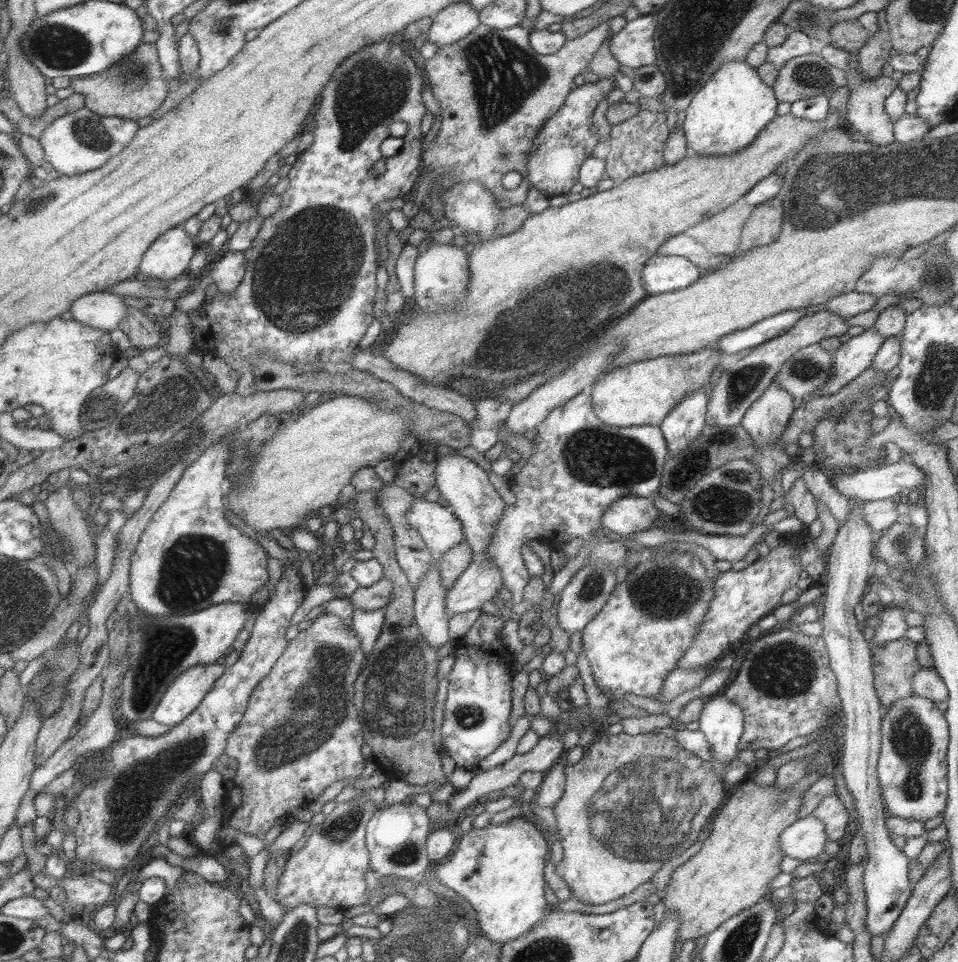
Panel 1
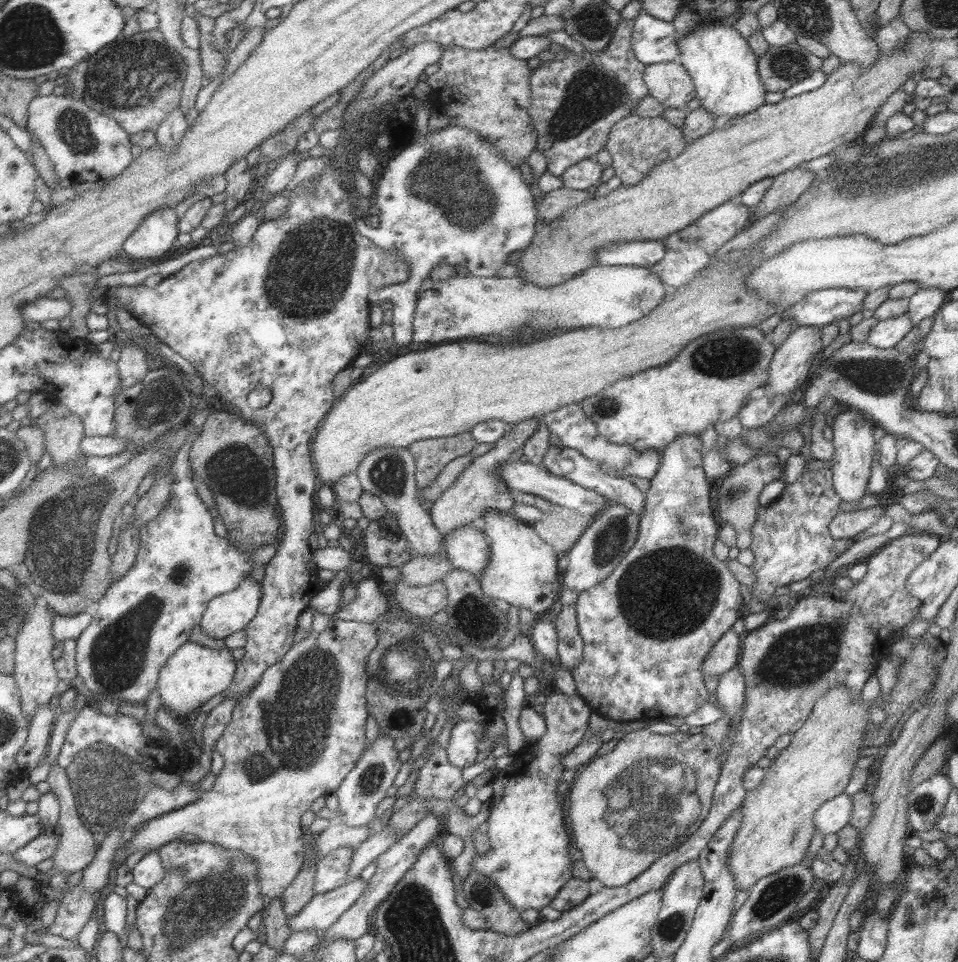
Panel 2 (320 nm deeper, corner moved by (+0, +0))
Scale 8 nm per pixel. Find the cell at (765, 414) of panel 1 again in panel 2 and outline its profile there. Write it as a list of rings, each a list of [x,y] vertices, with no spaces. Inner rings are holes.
[[[795,327],[785,340],[776,347],[771,362],[767,368],[767,383],[761,391],[767,398],[777,398],[793,390],[802,389],[806,384],[819,352],[822,350],[820,327]]]

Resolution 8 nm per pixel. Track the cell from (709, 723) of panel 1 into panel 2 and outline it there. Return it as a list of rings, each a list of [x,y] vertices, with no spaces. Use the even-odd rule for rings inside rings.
[[[733,666],[718,676],[714,704],[723,706],[724,716],[734,717],[744,701],[746,684],[739,666]]]

